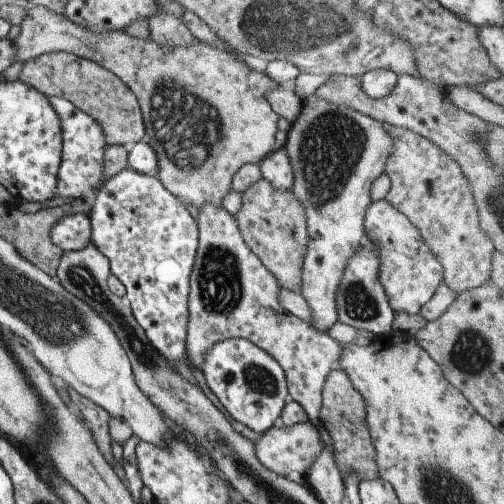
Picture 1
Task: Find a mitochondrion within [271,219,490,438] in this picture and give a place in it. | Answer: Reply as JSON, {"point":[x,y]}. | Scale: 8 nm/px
{"point":[359,303]}

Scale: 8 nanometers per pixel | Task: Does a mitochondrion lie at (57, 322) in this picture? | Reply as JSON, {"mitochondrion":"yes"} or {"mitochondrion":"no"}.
{"mitochondrion":"yes"}

